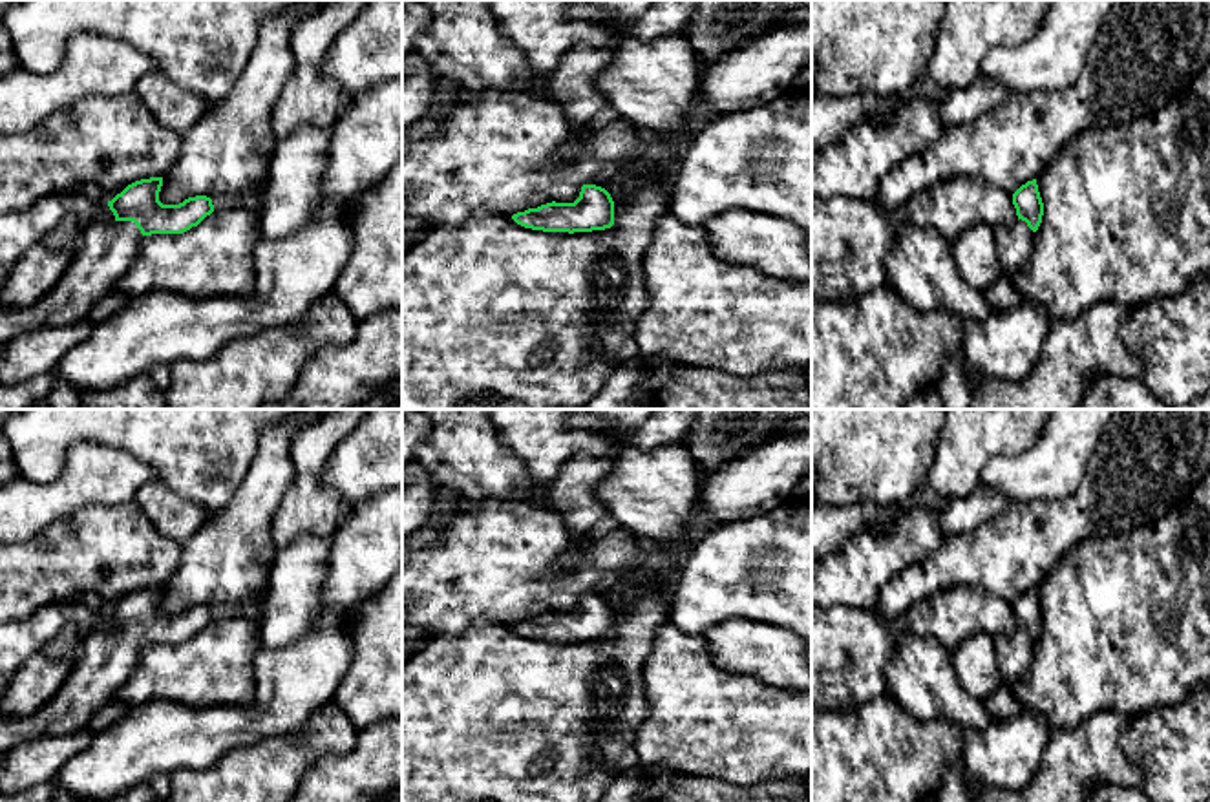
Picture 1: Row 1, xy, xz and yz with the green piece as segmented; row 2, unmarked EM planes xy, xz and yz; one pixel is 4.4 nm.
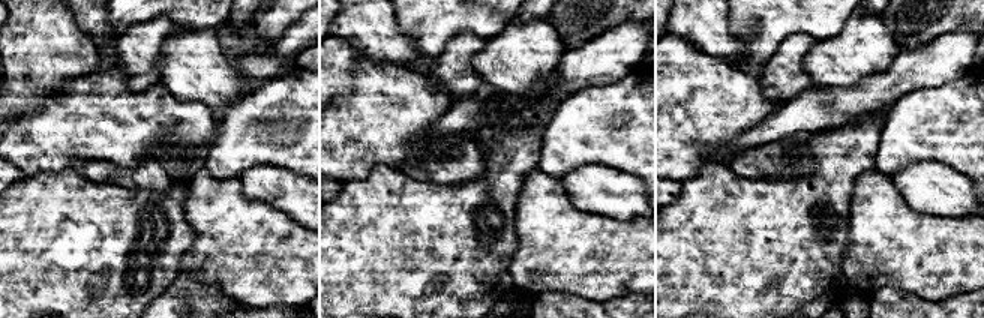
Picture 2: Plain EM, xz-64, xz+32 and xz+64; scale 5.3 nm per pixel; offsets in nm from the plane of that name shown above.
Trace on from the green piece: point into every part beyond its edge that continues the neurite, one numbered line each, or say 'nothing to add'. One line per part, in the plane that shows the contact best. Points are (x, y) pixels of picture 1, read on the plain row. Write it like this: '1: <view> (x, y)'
1: xy (106, 660)

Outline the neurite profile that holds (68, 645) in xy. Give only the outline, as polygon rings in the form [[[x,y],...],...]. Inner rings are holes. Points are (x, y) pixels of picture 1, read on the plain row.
[[[66,628],[58,638],[51,639],[42,652],[51,660],[66,660],[75,665],[80,658],[82,638],[75,628]]]

